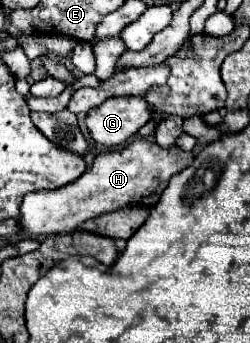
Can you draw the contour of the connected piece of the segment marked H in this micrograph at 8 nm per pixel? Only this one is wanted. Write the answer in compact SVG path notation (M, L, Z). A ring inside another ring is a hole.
M177 115L165 117L155 131L155 141L137 139L129 147L119 151L101 153L93 167L89 167L77 181L63 189L29 193L21 205L21 233L29 237L45 237L57 233L71 233L87 219L95 219L103 213L119 211L127 205L153 207L159 195L167 187L169 179L193 163L193 153L185 153L175 145L175 139L183 133L183 119ZM169 147L169 149L163 149Z

